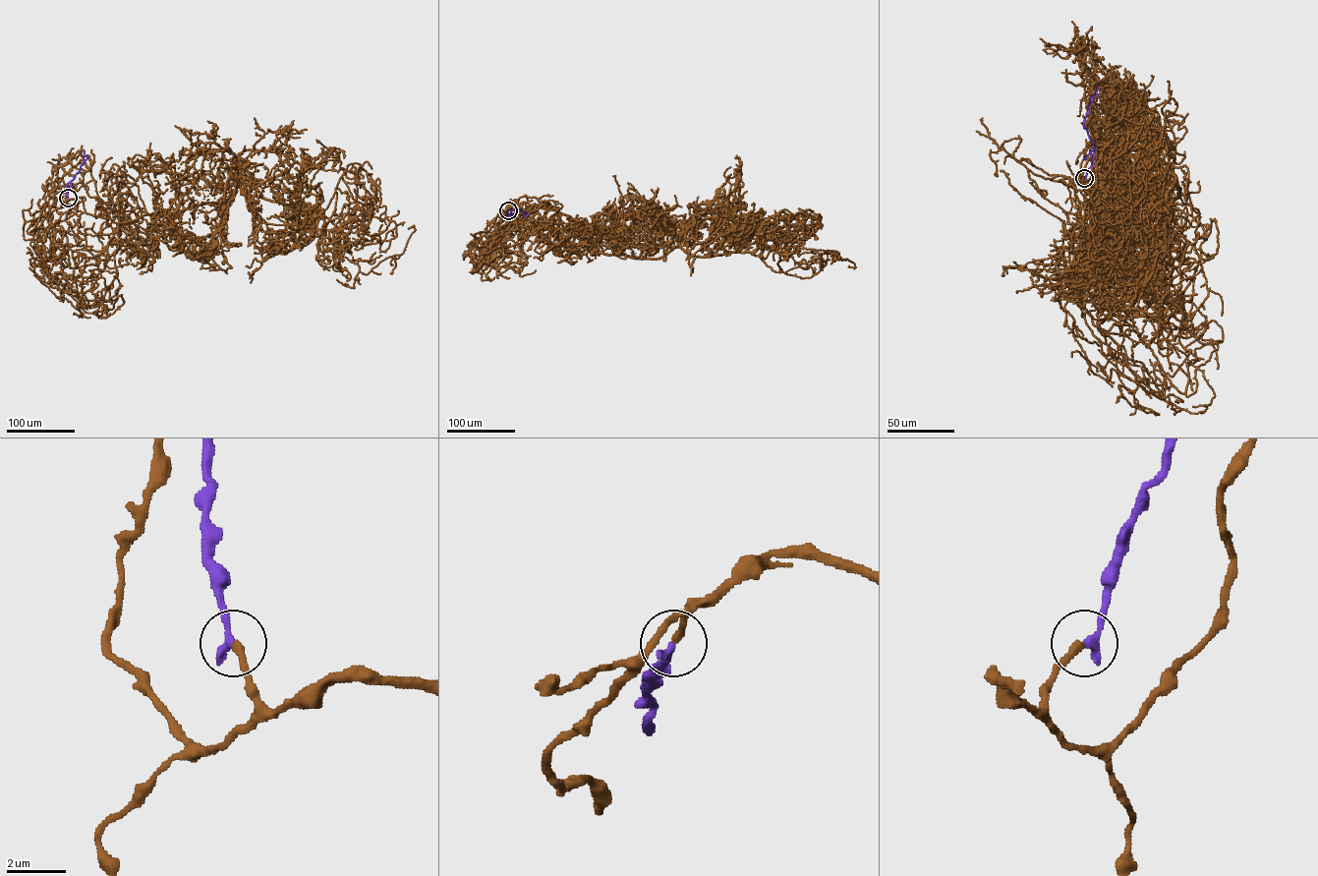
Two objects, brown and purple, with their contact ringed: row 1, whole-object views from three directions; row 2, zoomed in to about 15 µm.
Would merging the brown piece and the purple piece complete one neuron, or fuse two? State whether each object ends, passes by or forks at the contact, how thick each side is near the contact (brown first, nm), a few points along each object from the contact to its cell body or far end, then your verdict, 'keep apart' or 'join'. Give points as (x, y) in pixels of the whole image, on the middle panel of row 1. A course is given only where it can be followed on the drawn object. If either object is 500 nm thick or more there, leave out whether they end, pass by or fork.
brown ends; purple ends; calibres 280 and 300 nm; course brown (508, 210), (558, 210), (608, 254), (748, 252), (780, 272), (779, 262), (805, 248), (848, 265); course purple (508, 210), (506, 215), (512, 215), (520, 209), (528, 213), (525, 217); join

